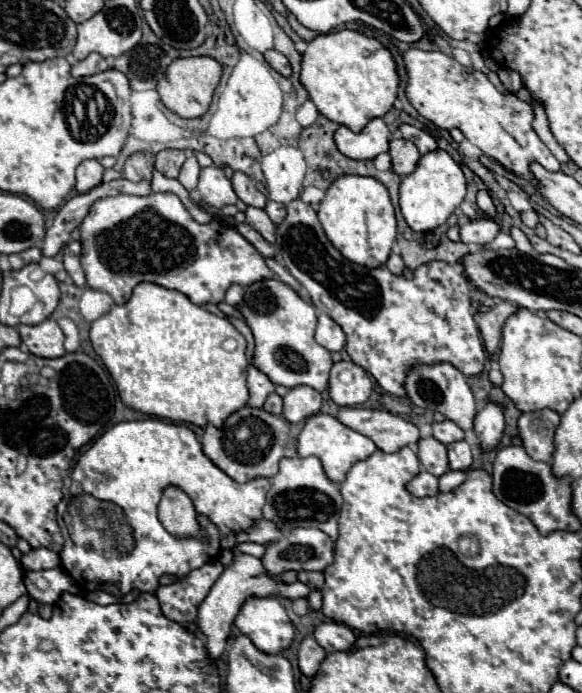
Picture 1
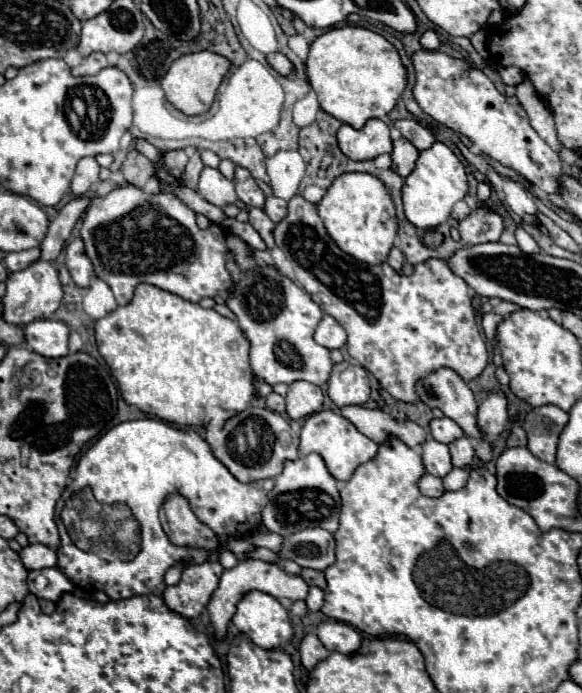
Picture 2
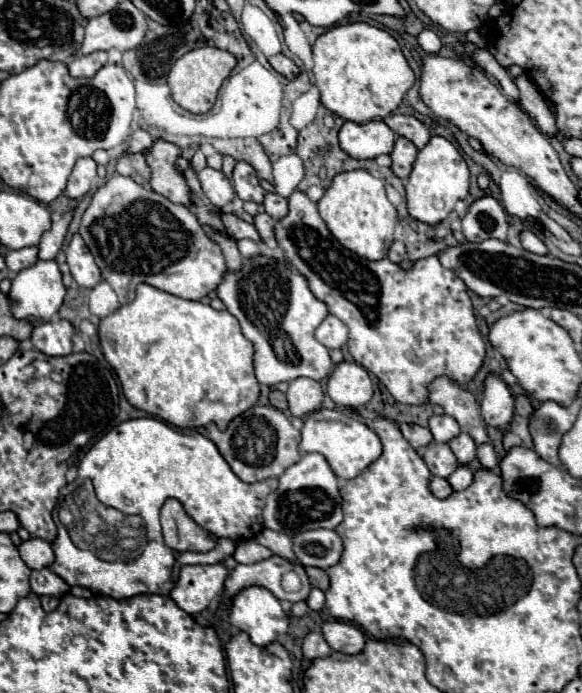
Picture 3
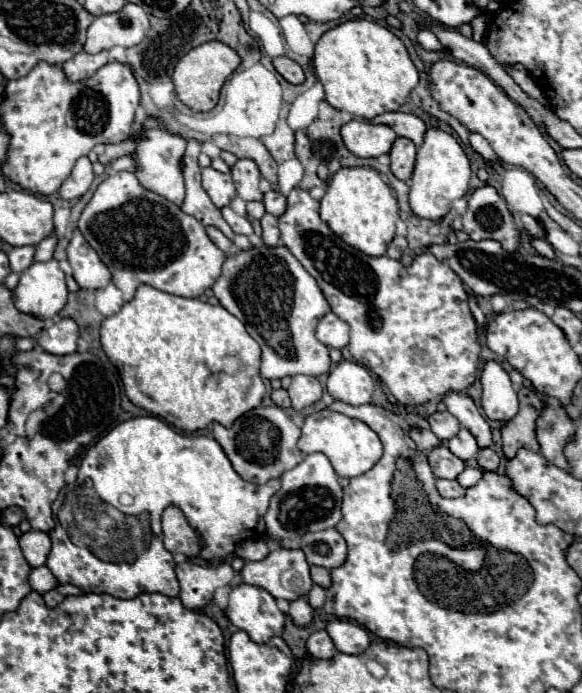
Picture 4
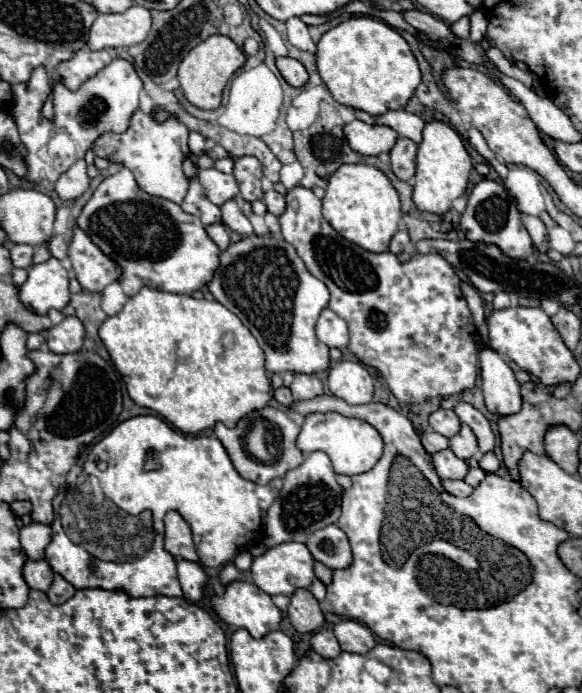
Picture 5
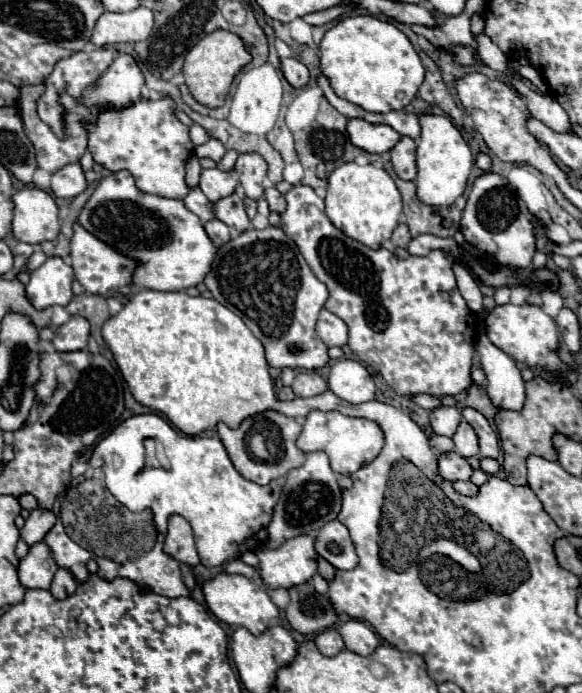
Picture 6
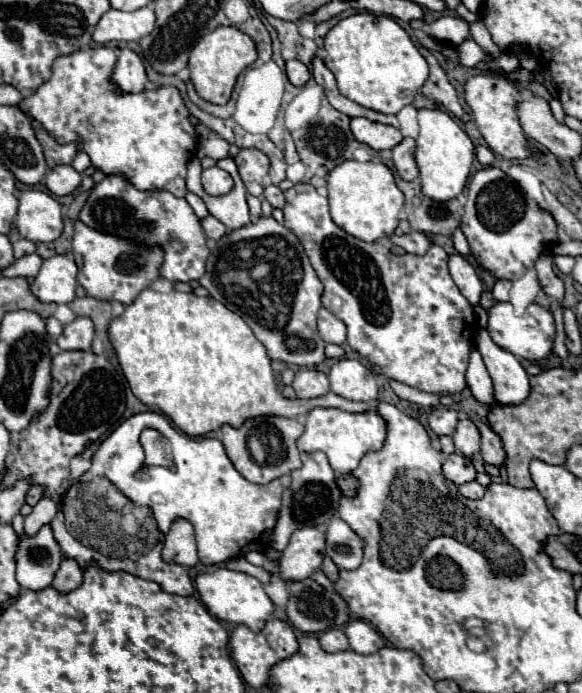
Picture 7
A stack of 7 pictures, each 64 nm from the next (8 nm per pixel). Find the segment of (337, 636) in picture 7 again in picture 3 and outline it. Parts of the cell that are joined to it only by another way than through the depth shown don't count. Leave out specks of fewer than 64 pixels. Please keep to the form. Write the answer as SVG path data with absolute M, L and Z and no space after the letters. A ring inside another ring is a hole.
M310 632L306 638L304 638L304 644L302 644L302 652L308 660L316 660L316 658L326 658L332 654L332 648L326 644L322 632Z

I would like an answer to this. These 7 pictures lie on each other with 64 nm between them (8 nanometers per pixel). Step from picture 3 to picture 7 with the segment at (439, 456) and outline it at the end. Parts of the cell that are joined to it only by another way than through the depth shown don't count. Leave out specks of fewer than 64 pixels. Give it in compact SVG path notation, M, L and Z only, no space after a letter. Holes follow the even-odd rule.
M454 452L454 454L450 454L446 458L446 462L442 466L442 472L456 486L462 486L466 482L476 480L476 468L474 468L474 464L466 456L462 456L460 452Z

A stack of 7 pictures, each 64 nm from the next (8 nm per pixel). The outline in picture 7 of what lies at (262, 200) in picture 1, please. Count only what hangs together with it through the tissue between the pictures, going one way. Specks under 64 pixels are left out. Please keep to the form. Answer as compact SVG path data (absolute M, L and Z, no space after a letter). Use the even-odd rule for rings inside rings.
M242 148L234 160L238 164L238 172L246 190L254 196L262 196L262 178L270 168L270 160L266 160L266 154L258 152L256 148Z

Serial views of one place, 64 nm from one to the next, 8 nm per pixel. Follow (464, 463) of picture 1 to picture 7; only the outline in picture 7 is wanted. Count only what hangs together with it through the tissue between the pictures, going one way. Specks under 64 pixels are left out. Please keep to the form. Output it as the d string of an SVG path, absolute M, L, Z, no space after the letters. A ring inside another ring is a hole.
M460 416L456 432L454 432L454 444L464 456L472 456L480 450L480 432L476 424L468 416Z

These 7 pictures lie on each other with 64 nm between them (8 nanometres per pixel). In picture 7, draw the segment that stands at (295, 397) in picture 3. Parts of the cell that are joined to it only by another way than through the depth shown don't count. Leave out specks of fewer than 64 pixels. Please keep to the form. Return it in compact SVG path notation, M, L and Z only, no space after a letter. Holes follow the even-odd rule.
M300 368L296 372L292 388L296 390L298 398L310 400L310 398L318 398L318 396L324 396L326 392L330 392L330 380L324 372L316 370L316 368Z

